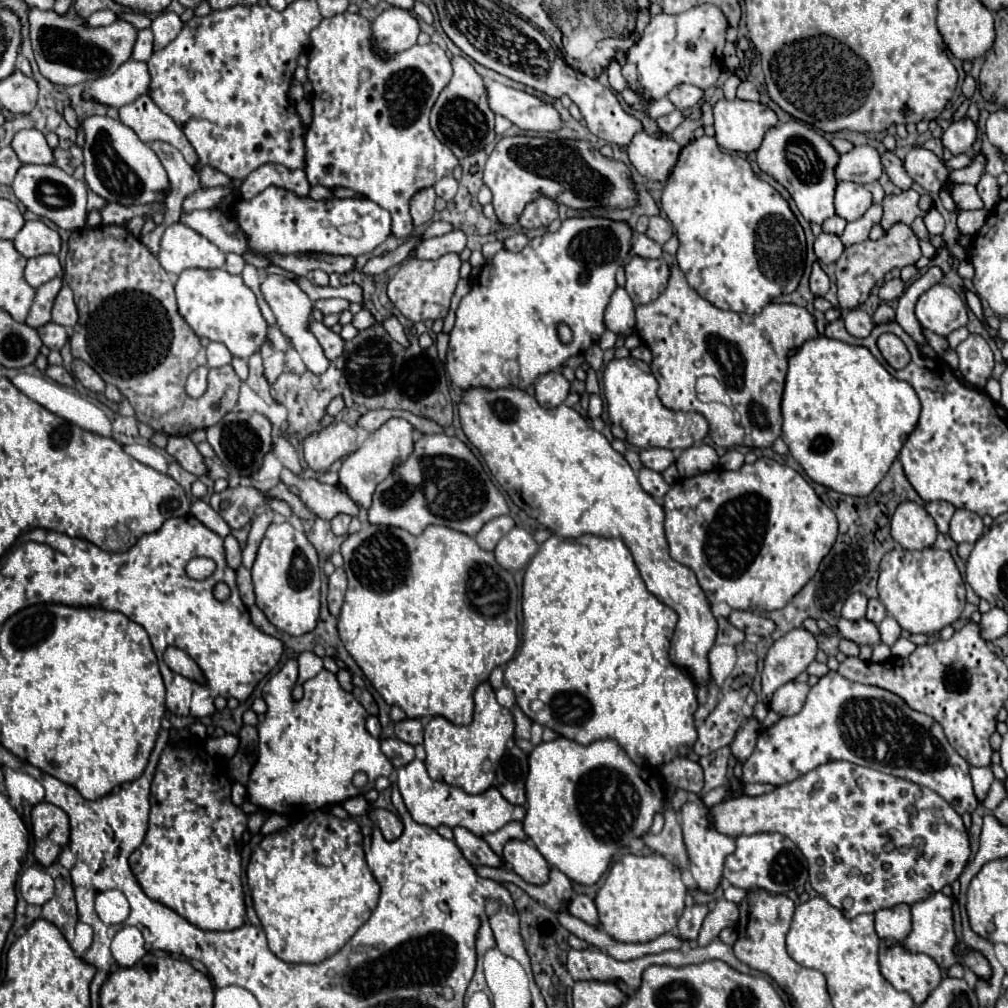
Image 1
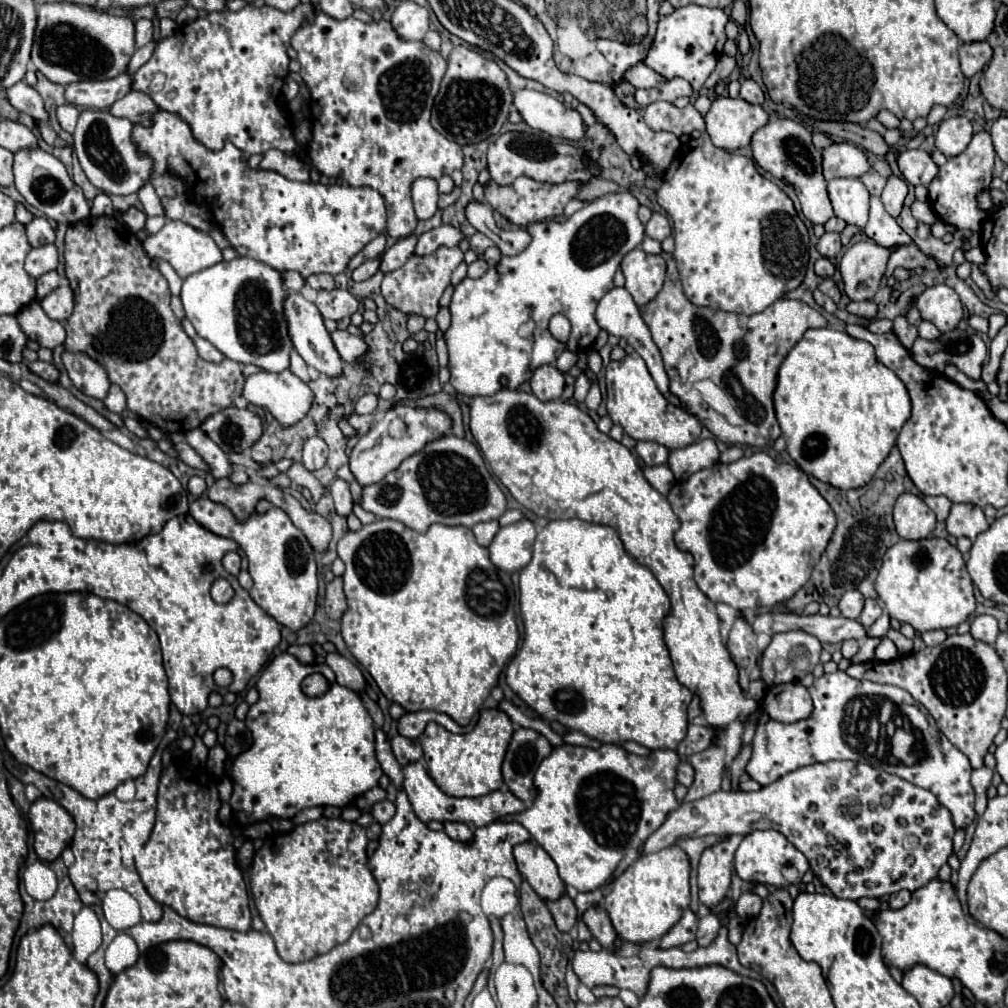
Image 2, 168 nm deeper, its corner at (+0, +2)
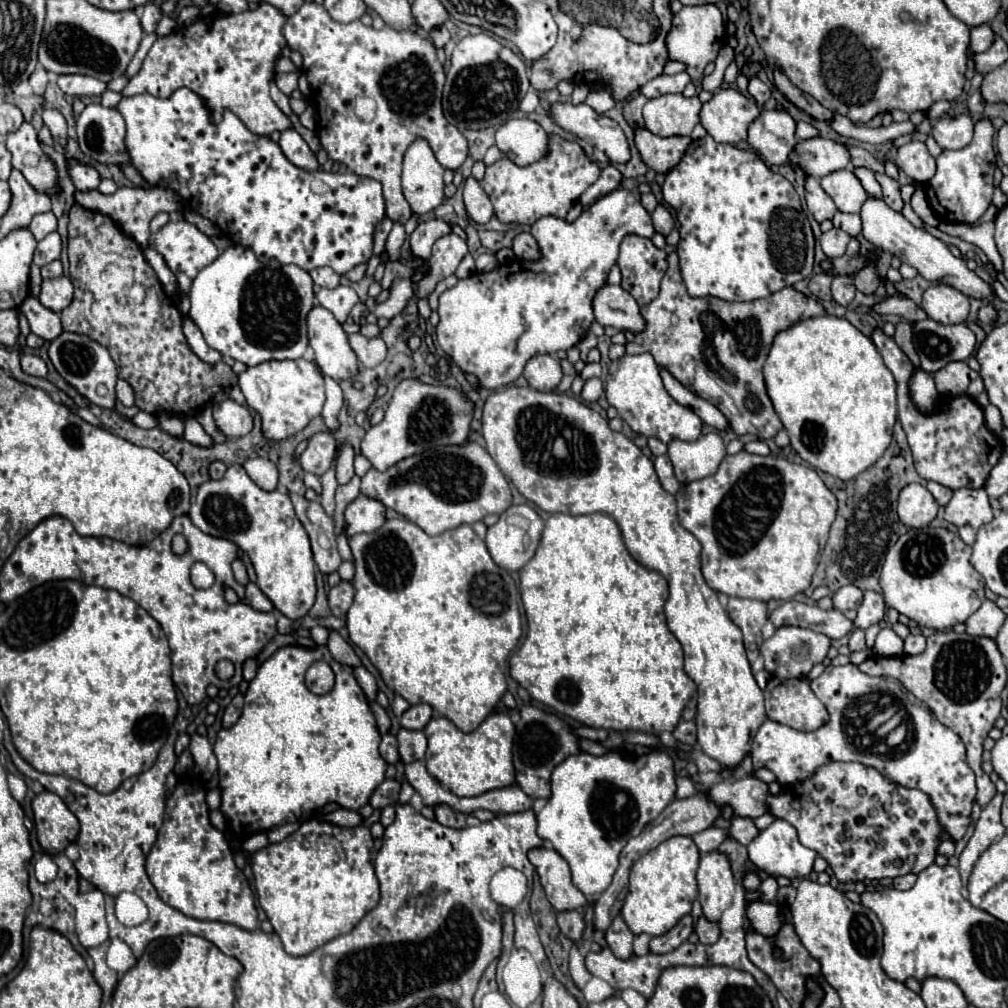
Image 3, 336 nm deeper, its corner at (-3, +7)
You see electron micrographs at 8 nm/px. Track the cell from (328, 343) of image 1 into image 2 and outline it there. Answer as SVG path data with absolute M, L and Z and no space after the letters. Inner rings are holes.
M337 329L337 331L331 333L331 337L333 337L333 343L335 343L339 355L347 363L357 363L369 349L367 343L361 337L355 337L355 335L347 333L347 331L339 331Z

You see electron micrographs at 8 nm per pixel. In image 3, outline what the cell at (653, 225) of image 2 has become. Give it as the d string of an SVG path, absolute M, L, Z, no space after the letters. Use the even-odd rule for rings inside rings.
M658 204L656 210L652 212L652 222L654 222L654 230L662 236L670 234L670 230L674 228L674 218L662 204Z

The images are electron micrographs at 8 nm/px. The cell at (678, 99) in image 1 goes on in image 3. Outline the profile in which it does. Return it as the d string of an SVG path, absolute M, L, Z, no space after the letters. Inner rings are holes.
M680 72L680 74L674 74L674 76L658 76L650 82L646 82L640 92L646 96L646 98L658 98L662 94L680 94L686 84L690 82L690 76L686 72Z

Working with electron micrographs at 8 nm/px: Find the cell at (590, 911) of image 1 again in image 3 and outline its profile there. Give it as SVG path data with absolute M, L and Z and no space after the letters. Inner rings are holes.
M618 914L618 918L614 918L614 922L610 924L610 930L606 930L608 948L618 958L630 958L632 956L632 938L634 938L634 934L630 932L626 922Z

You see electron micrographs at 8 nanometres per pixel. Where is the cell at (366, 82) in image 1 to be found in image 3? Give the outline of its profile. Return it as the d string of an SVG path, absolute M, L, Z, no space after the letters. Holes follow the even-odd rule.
M304 2L302 8L290 16L284 24L286 42L292 50L298 50L304 58L302 70L310 82L310 94L316 100L318 108L318 138L322 148L328 152L332 162L340 162L348 166L354 174L374 178L384 188L386 200L386 216L392 222L406 224L414 212L406 202L400 186L402 174L402 158L412 142L424 138L436 160L442 168L458 170L468 156L468 142L458 132L456 126L448 124L442 114L442 86L444 86L444 68L438 62L434 44L418 32L412 30L396 30L392 26L384 26L382 30L374 30L372 26L364 26L360 20L342 24L330 18L326 8L316 2ZM358 96L368 96L376 102L376 118L370 124L364 124L354 114L354 100Z

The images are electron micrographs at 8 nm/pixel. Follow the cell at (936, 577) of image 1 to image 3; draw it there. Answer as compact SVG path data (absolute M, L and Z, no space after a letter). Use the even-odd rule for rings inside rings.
M924 526L908 530L886 552L880 572L886 606L932 630L946 630L958 622L966 622L986 600L984 578L970 566L970 556L970 546L946 528Z

